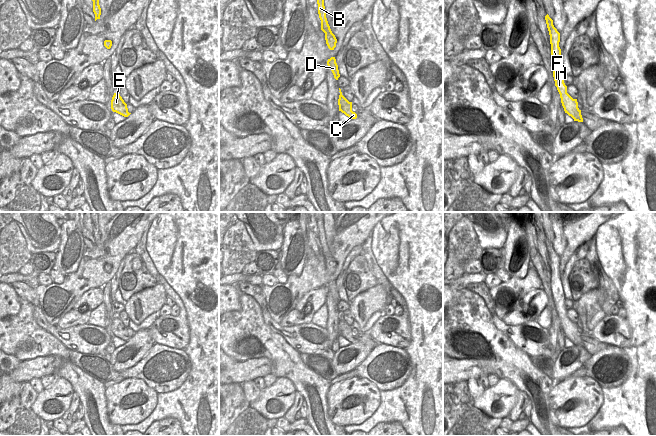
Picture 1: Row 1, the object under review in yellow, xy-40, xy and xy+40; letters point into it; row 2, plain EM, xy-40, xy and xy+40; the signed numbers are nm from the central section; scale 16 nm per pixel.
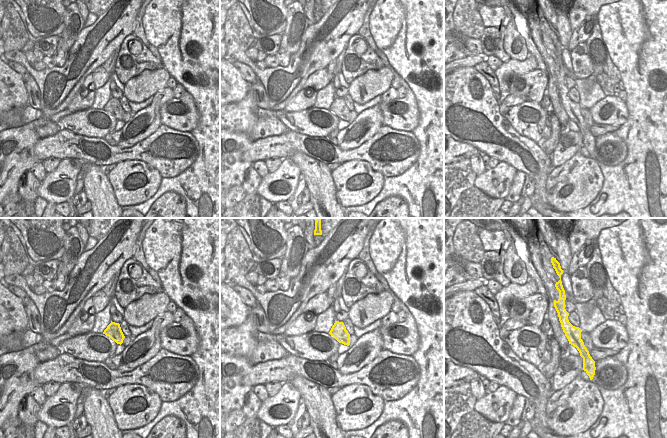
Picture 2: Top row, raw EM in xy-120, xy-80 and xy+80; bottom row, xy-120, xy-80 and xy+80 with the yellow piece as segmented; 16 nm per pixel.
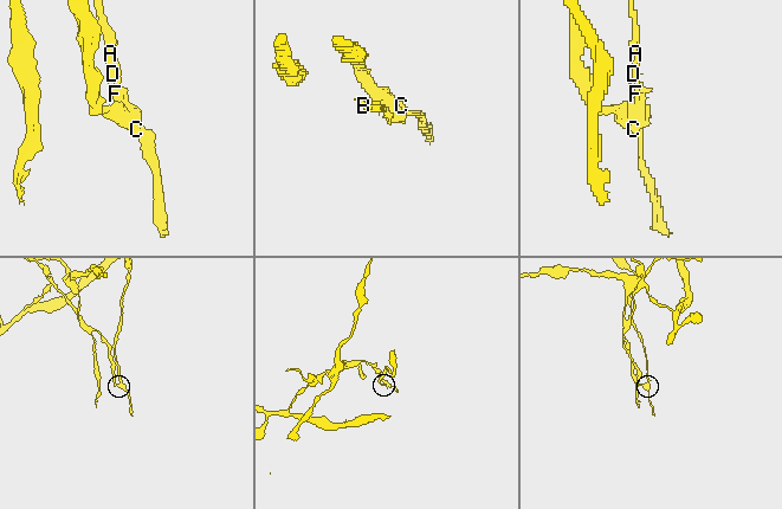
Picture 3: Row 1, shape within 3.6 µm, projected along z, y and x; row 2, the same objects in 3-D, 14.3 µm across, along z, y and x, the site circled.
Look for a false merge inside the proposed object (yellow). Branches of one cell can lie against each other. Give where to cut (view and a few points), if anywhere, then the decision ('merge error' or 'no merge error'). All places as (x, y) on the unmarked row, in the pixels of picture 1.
xy (339, 329), (342, 335) | merge error

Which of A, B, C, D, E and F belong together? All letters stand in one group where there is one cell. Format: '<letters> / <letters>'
A B C D F / E

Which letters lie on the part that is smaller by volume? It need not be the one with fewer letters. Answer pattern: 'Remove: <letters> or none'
Remove: A, B, C, D, F.

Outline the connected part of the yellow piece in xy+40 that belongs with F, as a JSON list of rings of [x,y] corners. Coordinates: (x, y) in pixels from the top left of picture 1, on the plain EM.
[[[547,238],[545,240],[547,252],[550,259],[551,268],[551,291],[553,295],[553,301],[555,310],[560,318],[561,327],[565,337],[571,340],[574,345],[583,346],[581,334],[578,332],[577,323],[573,323],[567,317],[567,310],[564,307],[565,295],[563,292],[563,286],[561,282],[561,273],[559,271],[560,257],[553,249],[553,244]]]

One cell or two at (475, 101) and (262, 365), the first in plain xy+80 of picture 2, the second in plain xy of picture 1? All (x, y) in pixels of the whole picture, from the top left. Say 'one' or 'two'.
two

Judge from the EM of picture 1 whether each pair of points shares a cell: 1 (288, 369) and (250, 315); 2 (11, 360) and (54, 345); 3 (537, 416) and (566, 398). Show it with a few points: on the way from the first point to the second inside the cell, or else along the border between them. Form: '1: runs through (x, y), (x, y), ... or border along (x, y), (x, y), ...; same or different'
1: runs through (281, 356), (253, 328); same
2: border along (10, 354), (13, 354), (20, 361); different
3: border along (554, 385), (548, 396), (548, 411), (557, 425); different

